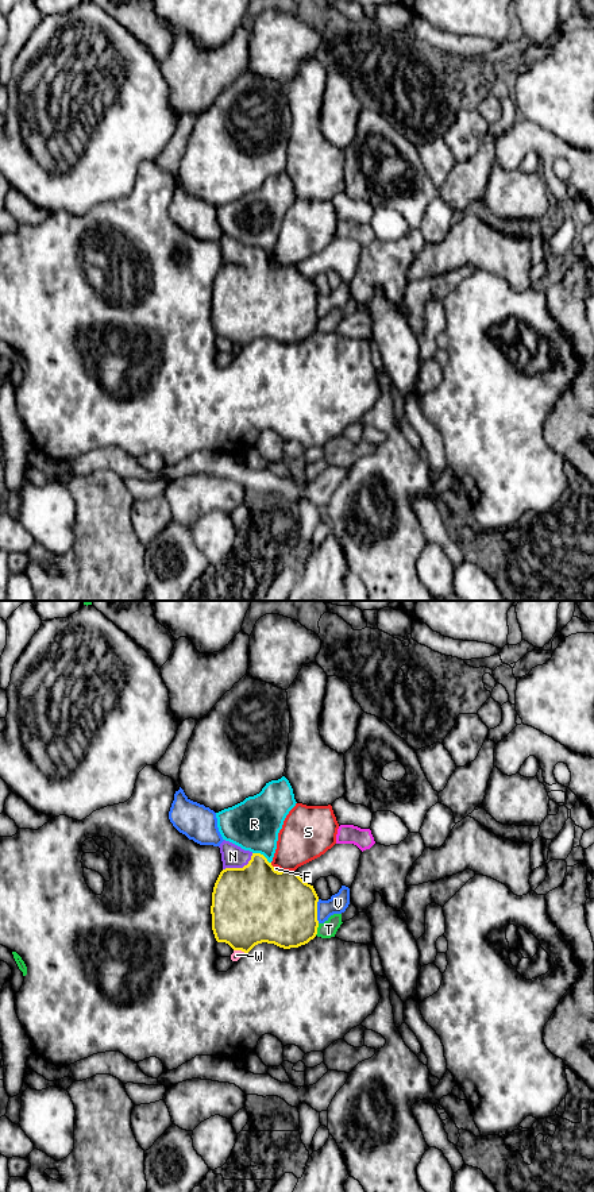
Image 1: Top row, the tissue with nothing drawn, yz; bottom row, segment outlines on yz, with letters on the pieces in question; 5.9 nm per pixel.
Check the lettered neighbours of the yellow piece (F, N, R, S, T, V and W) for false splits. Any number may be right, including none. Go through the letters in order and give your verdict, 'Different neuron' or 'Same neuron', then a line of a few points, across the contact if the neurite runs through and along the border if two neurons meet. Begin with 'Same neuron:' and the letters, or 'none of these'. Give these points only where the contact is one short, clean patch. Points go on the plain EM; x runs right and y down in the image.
Same neuron: N
F: Different neuron
N: Same neuron
R: Different neuron
S: Different neuron
T: Different neuron
V: Different neuron
W: Different neuron

